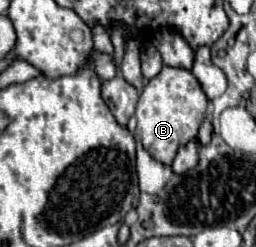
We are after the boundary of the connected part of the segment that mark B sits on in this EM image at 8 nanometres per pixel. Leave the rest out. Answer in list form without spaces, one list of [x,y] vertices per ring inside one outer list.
[[[163,66],[163,70],[153,80],[149,80],[149,84],[141,92],[135,112],[137,118],[135,136],[141,138],[145,150],[155,160],[171,164],[177,154],[177,148],[197,138],[197,130],[205,118],[207,104],[209,100],[203,94],[203,88],[199,86],[199,80],[191,74],[191,70]]]

